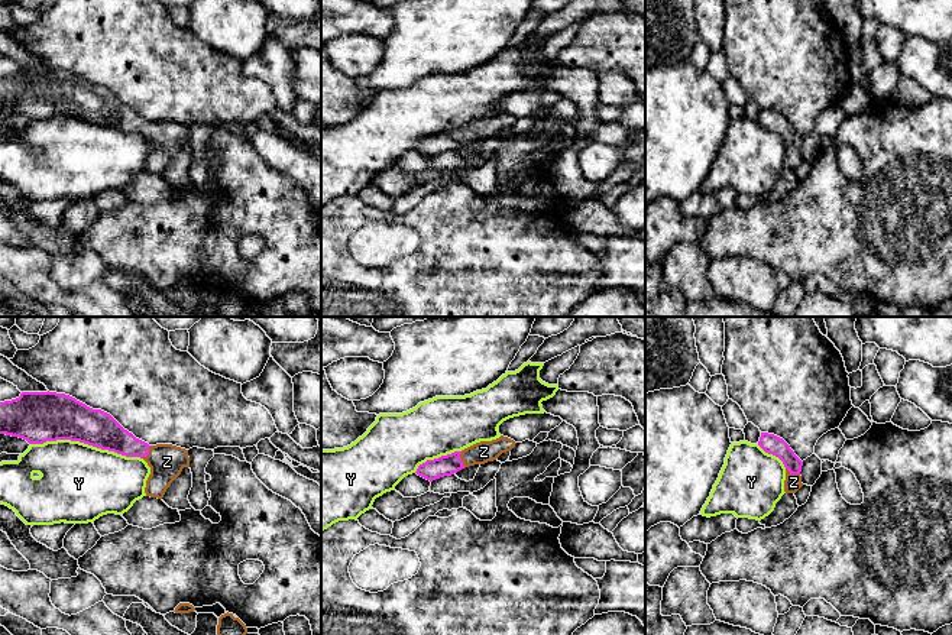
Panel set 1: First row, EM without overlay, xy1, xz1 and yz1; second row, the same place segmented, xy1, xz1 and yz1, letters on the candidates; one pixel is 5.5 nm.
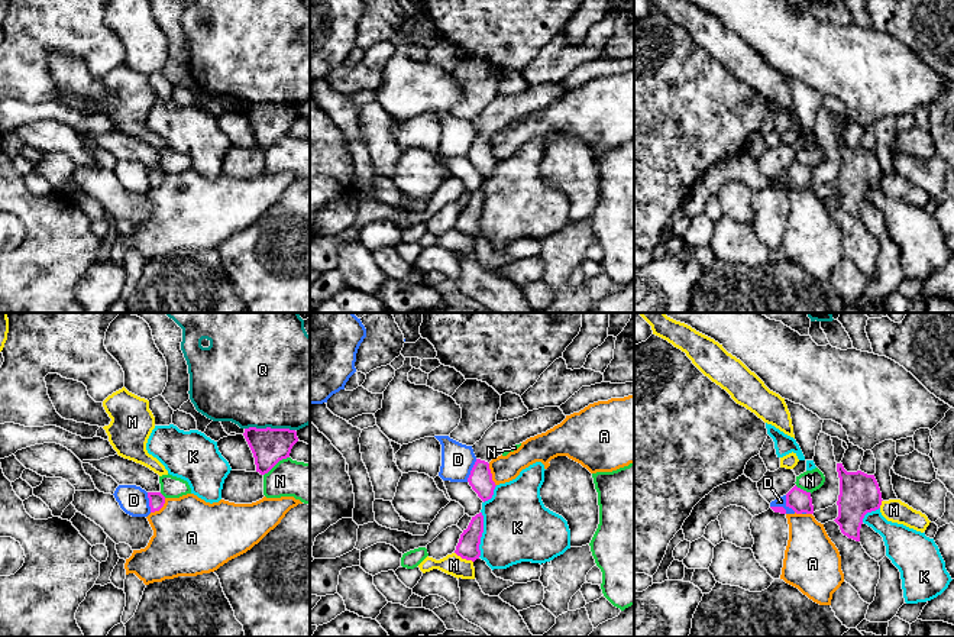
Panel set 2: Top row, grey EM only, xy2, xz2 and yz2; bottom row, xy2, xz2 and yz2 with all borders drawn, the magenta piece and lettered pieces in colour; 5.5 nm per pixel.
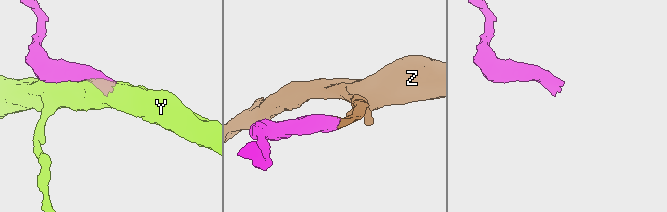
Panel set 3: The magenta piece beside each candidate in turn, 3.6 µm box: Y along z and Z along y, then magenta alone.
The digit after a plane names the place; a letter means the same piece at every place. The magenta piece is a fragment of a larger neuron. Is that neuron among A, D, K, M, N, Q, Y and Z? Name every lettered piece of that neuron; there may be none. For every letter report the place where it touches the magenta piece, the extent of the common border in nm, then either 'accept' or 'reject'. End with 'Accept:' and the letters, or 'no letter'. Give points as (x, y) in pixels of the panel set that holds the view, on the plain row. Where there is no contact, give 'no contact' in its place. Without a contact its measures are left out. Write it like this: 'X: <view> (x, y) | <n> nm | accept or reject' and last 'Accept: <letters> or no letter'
A: xz2 (491, 151) | 130 nm | reject
D: yz2 (782, 183) | 150 nm | reject
K: xz2 (481, 210) | 260 nm | reject
M: xz2 (463, 233) | 120 nm | reject
N: xy2 (275, 139) | 180 nm | reject
Q: xy2 (269, 103) | 280 nm | reject
Y: xy1 (86, 119) | 600 nm | reject
Z: xz1 (460, 135) | 100 nm | accept
Accept: Z

